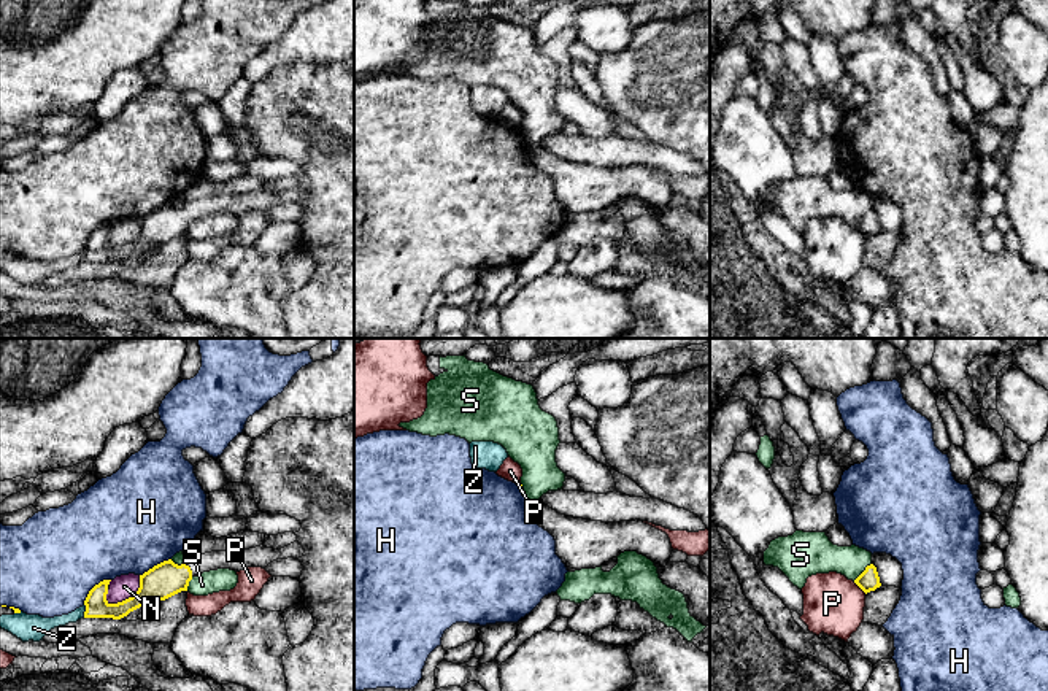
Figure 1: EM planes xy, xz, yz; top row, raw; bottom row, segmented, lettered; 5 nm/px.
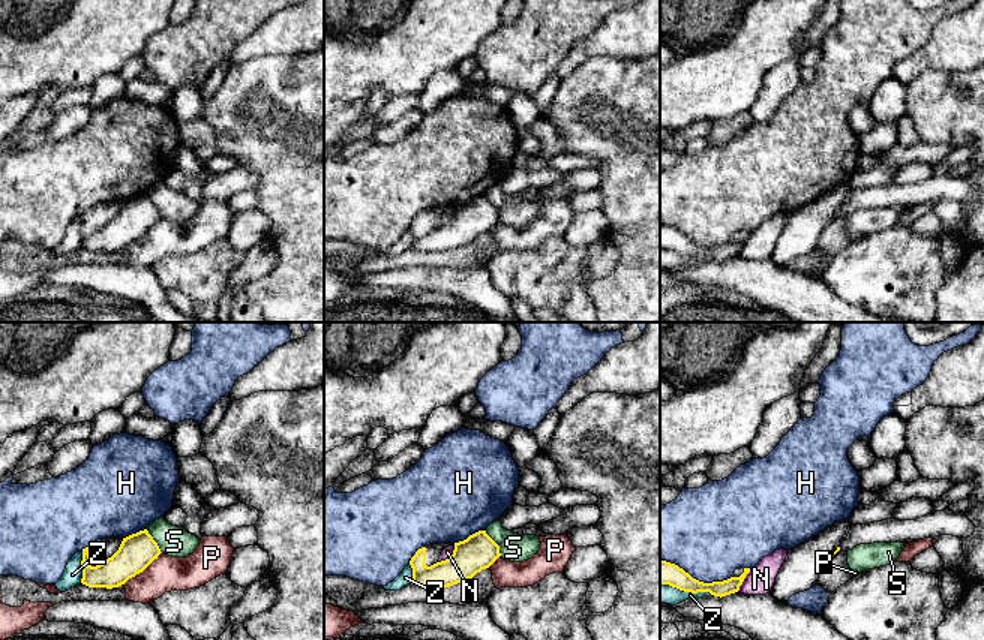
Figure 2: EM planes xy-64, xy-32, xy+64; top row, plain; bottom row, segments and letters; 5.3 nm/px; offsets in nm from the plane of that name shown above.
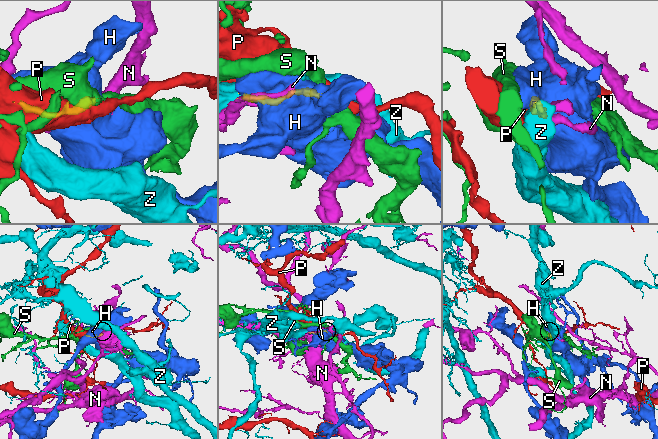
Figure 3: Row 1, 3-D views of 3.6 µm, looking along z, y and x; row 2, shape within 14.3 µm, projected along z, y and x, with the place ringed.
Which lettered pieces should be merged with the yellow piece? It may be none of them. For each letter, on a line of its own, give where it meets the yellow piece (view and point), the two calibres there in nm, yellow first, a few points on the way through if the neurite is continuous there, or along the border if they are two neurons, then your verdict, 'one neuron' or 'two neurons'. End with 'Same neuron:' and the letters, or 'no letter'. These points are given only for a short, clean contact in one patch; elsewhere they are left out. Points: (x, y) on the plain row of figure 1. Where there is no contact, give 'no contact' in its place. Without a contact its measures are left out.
H: meets yellow in xy at (92, 232); 120 nm thick on the yellow side, 480 nm on the other; two neurons
N: meets yellow in xy at (129, 242); 180 nm thick on the yellow side, 120 nm on the other; two neurons
P: meets yellow in yz at (859, 231); 110 nm thick on the yellow side, 300 nm on the other; border along yz (853, 226), (866, 237); two neurons
S: meets yellow in yz at (863, 216); 110 nm thick on the yellow side, 190 nm on the other; border along yz (870, 207), (853, 224); two neurons
Z: meets yellow in xy at (86, 254); 120 nm thick on the yellow side, 100 nm on the other; two neurons
Same neuron: no letter

